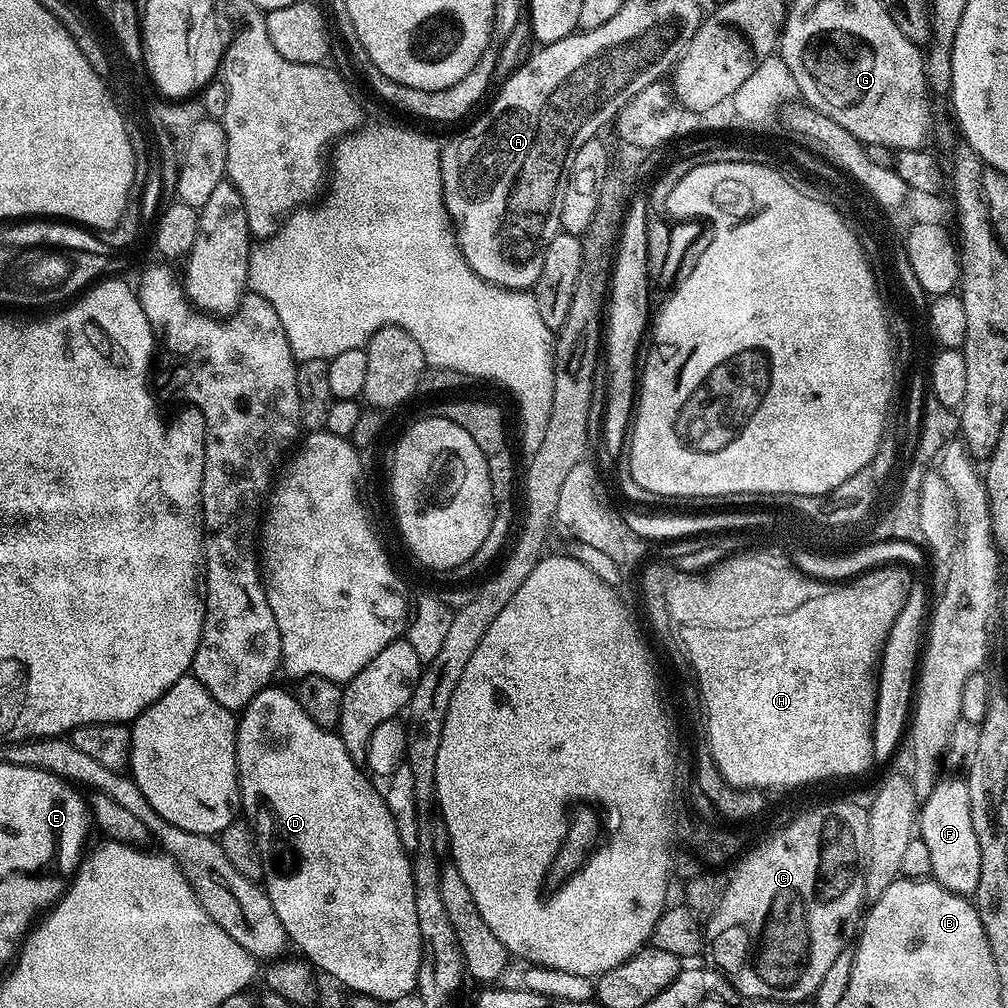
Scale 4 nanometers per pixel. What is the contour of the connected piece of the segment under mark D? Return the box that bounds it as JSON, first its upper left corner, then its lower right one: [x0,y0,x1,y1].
[236,686,422,1002]

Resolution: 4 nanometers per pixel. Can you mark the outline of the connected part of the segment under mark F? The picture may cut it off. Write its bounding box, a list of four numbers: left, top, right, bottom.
[918,776,979,897]

